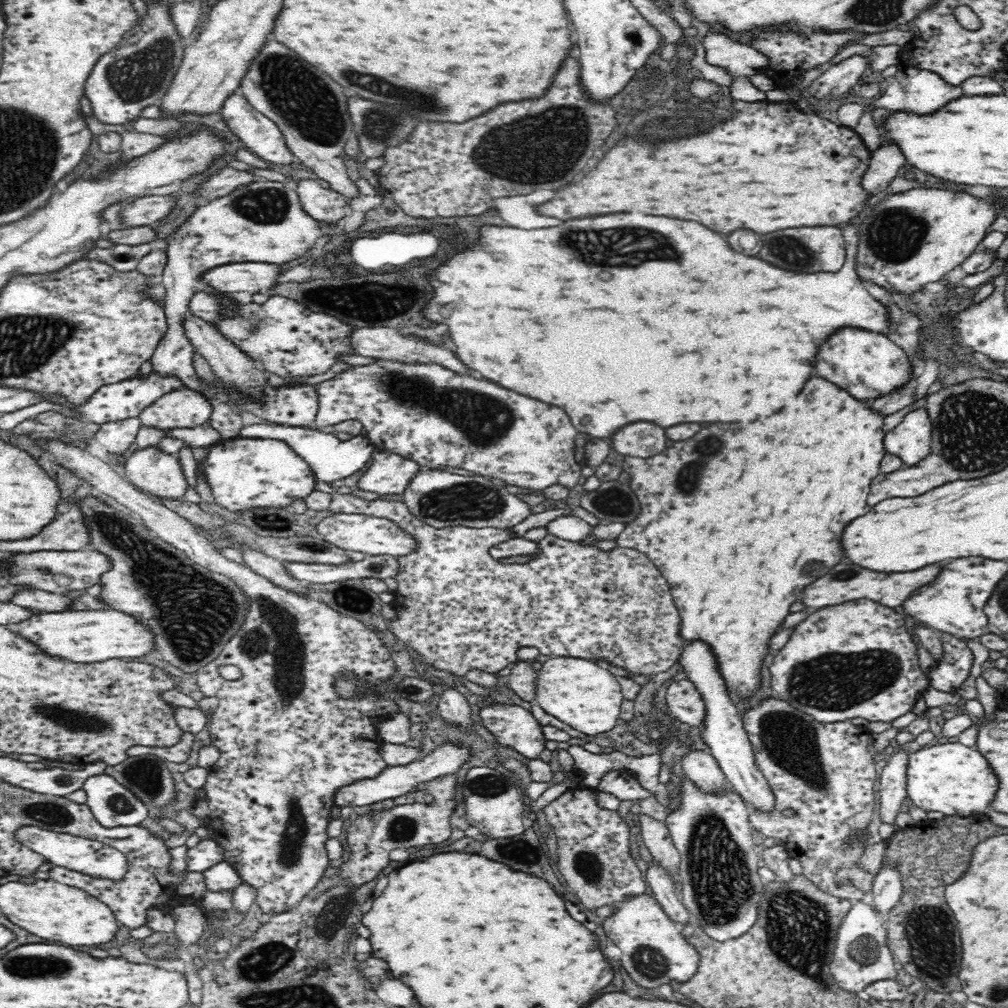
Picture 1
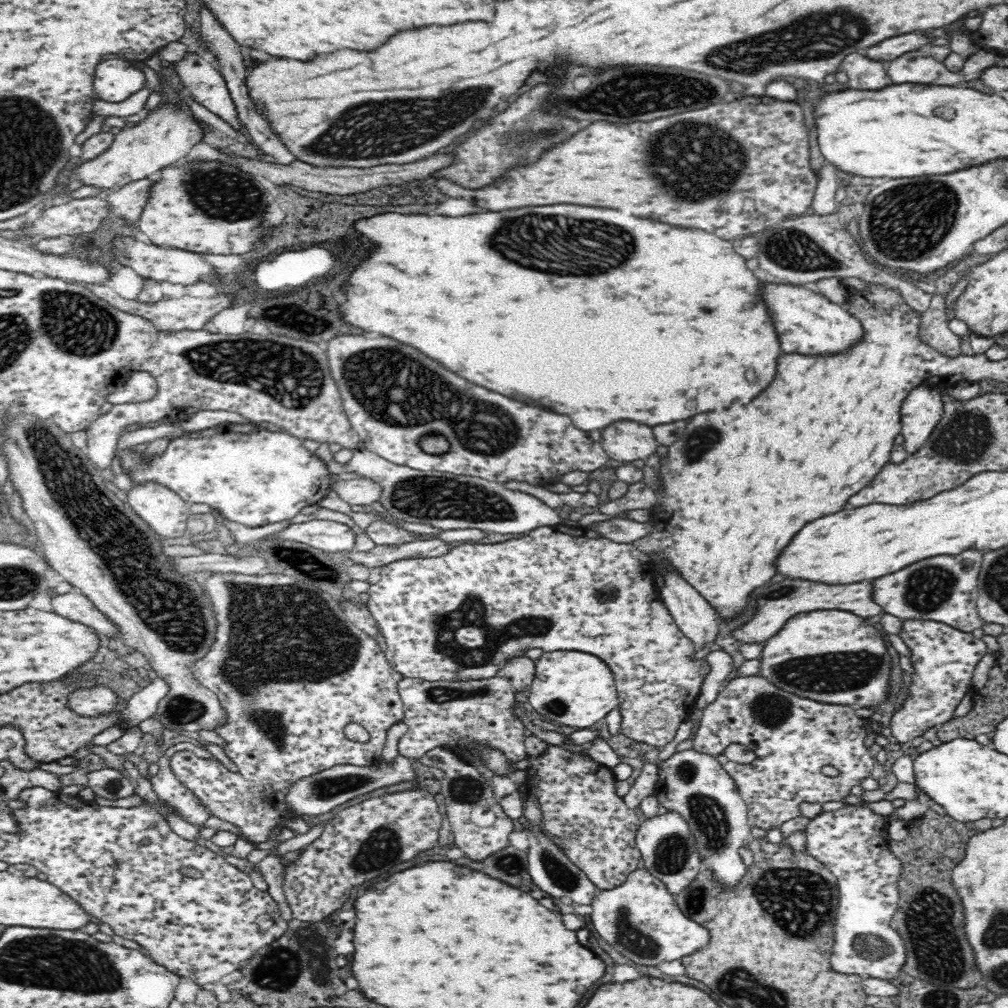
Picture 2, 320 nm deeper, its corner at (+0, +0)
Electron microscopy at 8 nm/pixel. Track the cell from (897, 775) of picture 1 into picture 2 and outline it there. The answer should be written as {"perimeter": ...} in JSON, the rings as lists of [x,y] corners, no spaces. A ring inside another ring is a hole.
{"perimeter":[[[928,619],[900,621],[902,630],[897,635],[910,650],[908,657],[914,668],[904,702],[901,708],[894,711],[889,724],[893,736],[901,744],[922,736],[926,730],[937,728],[953,717],[962,698],[973,690],[970,680],[974,667],[989,650],[982,638],[943,622]]]}

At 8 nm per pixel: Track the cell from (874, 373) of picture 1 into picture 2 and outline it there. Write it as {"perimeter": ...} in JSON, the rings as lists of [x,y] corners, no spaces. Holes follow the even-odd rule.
{"perimeter":[[[766,282],[762,286],[762,300],[766,302],[768,314],[774,320],[774,328],[780,338],[782,352],[798,352],[798,354],[824,354],[824,352],[842,352],[850,346],[857,344],[861,340],[864,329],[860,321],[853,318],[842,305],[830,302],[820,293],[814,292],[813,287],[792,286],[792,284],[770,284]]]}

